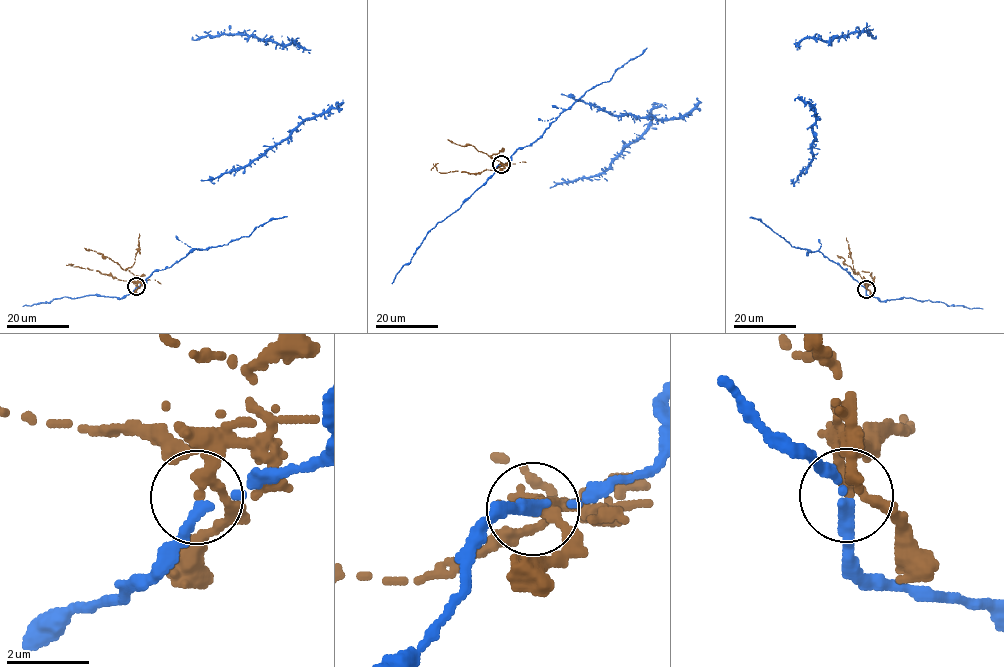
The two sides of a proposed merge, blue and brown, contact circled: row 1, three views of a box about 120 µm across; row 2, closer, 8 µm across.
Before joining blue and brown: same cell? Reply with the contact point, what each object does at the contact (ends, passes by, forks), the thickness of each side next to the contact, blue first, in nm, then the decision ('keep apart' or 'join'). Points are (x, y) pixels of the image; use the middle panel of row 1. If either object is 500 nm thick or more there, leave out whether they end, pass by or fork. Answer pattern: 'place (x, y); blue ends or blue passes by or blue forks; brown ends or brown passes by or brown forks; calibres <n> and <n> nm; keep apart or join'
place (501, 164); blue passes by; brown passes by; calibres 240 and 240 nm; keep apart

